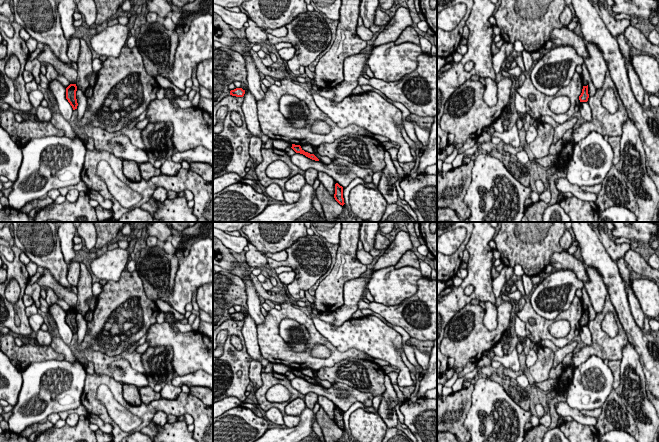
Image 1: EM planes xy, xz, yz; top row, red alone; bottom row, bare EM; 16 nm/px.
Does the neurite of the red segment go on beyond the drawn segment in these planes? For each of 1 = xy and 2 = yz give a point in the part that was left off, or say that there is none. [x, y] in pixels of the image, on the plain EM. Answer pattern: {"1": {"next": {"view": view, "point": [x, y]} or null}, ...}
{"1": {"next": null}, "2": {"next": null}}

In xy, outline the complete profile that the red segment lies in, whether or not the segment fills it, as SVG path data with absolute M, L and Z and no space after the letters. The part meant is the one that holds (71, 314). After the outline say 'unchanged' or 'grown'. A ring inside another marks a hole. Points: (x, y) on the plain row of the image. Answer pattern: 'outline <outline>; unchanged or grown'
outline M70 308L66 312L66 323L72 330L73 334L77 333L78 330L77 323L76 323L76 315L77 315L76 308Z; unchanged

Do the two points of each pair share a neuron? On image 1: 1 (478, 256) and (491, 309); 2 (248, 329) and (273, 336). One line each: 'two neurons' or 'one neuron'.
1: two neurons
2: two neurons

